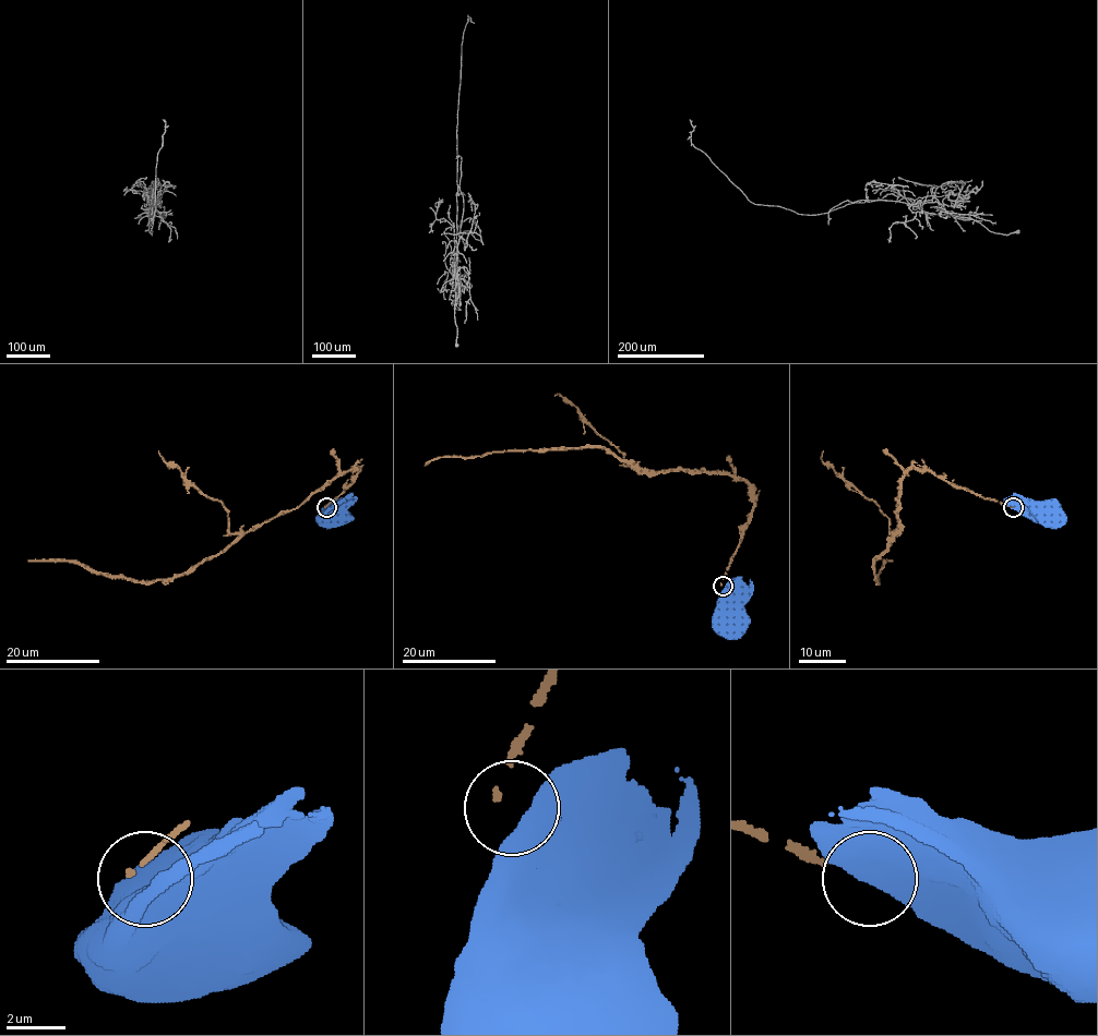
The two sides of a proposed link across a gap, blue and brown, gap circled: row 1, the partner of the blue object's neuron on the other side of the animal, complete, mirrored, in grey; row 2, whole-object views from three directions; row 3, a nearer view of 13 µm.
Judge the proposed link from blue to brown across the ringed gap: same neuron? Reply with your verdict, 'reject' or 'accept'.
reject

